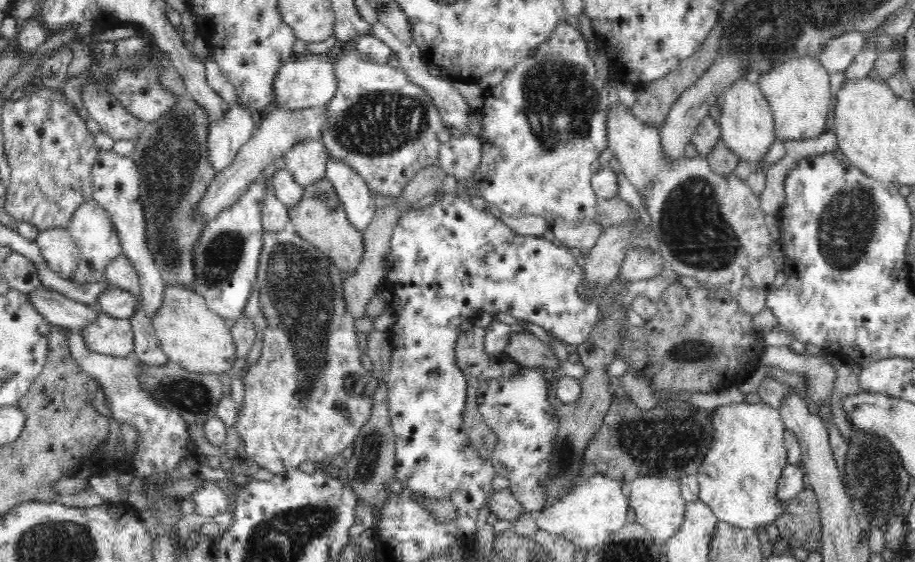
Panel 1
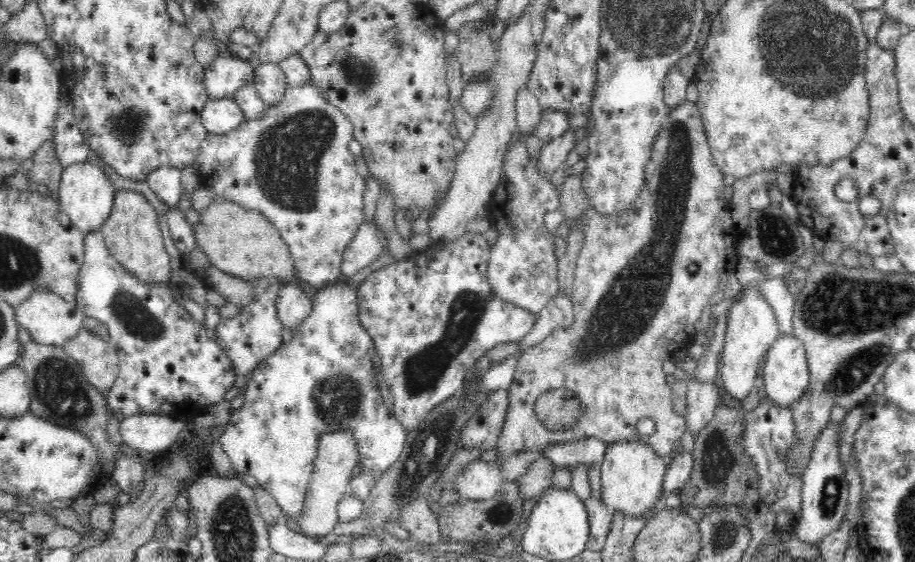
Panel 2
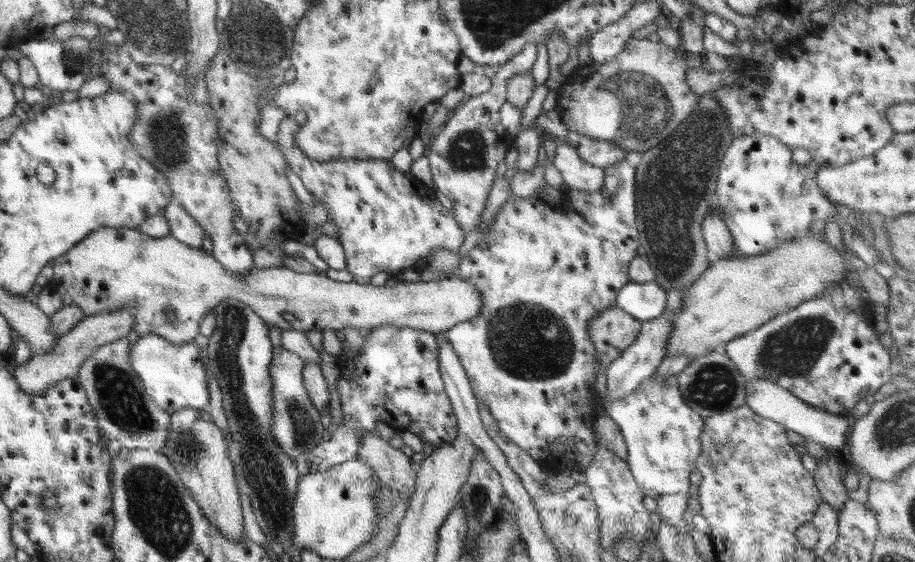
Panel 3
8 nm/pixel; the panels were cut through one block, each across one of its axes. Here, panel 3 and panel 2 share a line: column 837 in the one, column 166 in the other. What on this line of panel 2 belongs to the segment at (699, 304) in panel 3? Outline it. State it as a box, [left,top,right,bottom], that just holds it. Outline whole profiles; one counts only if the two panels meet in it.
[99,190,171,284]

